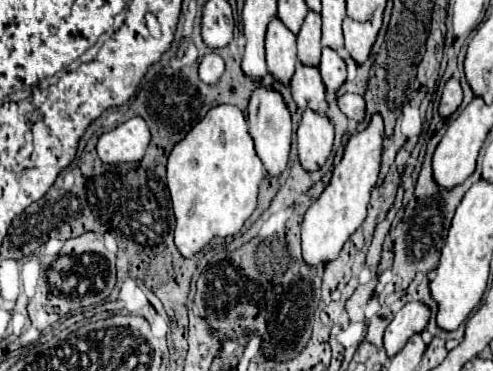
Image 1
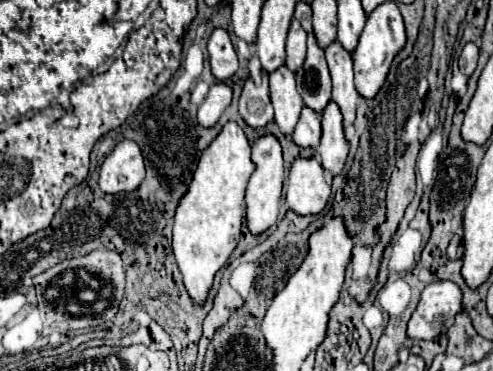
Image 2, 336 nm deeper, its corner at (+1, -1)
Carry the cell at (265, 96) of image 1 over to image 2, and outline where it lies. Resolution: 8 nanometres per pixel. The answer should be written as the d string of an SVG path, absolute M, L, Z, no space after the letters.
M266 134L256 138L252 144L252 162L256 164L254 174L248 180L246 188L246 222L252 234L260 234L278 218L278 202L282 196L282 182L284 182L284 160L282 160L282 146L274 134Z

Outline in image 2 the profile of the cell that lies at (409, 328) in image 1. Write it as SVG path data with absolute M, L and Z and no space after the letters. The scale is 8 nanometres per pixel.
M438 280L422 290L420 302L408 322L408 338L430 340L446 332L454 324L454 316L462 310L462 292L454 282Z

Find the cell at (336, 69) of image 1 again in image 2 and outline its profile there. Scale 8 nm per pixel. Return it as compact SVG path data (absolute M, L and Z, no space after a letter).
M334 100L328 102L328 106L322 112L322 138L320 138L320 162L326 170L326 174L332 178L336 176L348 156L348 140L344 136L344 126L342 126L342 114L340 108L336 106Z

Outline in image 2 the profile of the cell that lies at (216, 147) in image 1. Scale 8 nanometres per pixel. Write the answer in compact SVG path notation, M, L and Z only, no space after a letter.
M226 122L220 134L202 152L192 180L174 214L172 250L184 278L184 286L196 304L204 302L214 274L234 252L244 222L244 190L254 172L250 142L236 122Z

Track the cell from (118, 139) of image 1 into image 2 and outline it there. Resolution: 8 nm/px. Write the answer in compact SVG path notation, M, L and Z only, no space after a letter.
M122 140L100 168L100 188L108 194L136 190L144 180L144 158L134 140Z

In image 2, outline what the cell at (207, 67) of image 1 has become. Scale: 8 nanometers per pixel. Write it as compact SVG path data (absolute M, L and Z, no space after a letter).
M216 82L198 108L198 122L202 126L214 126L220 114L230 106L230 102L232 102L232 88L224 82Z

